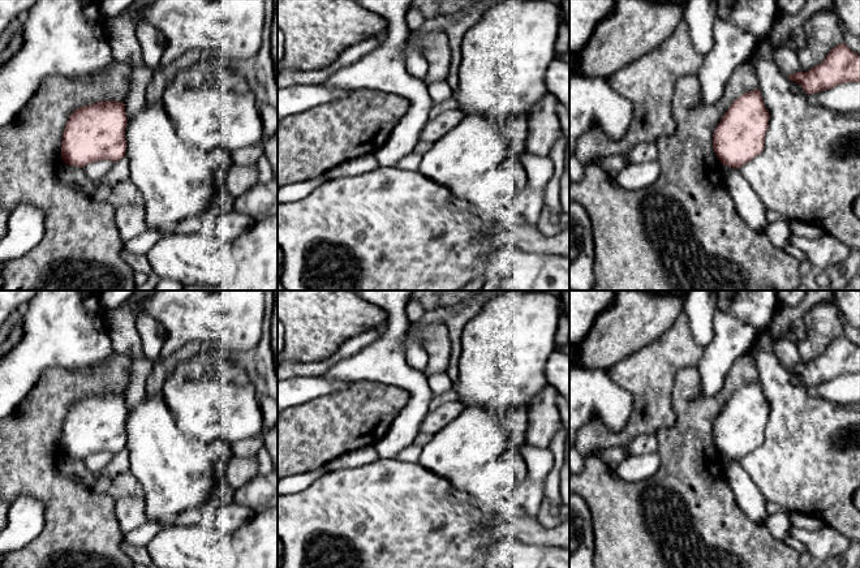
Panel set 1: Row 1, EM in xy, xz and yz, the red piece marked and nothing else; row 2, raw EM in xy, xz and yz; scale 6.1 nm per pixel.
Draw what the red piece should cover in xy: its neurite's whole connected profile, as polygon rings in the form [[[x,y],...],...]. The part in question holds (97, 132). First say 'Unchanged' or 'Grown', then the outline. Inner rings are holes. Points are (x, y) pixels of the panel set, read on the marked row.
Unchanged. [[[98,102],[77,108],[69,116],[63,133],[61,158],[64,163],[83,168],[99,160],[119,162],[126,152],[126,125],[128,116],[125,113],[125,104],[121,102]]]

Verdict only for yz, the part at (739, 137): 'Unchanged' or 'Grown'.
Unchanged

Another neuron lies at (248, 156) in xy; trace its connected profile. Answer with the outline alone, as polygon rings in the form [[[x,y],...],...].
[[[262,145],[237,149],[232,152],[232,162],[236,165],[253,167],[257,165],[259,158],[263,155]]]

